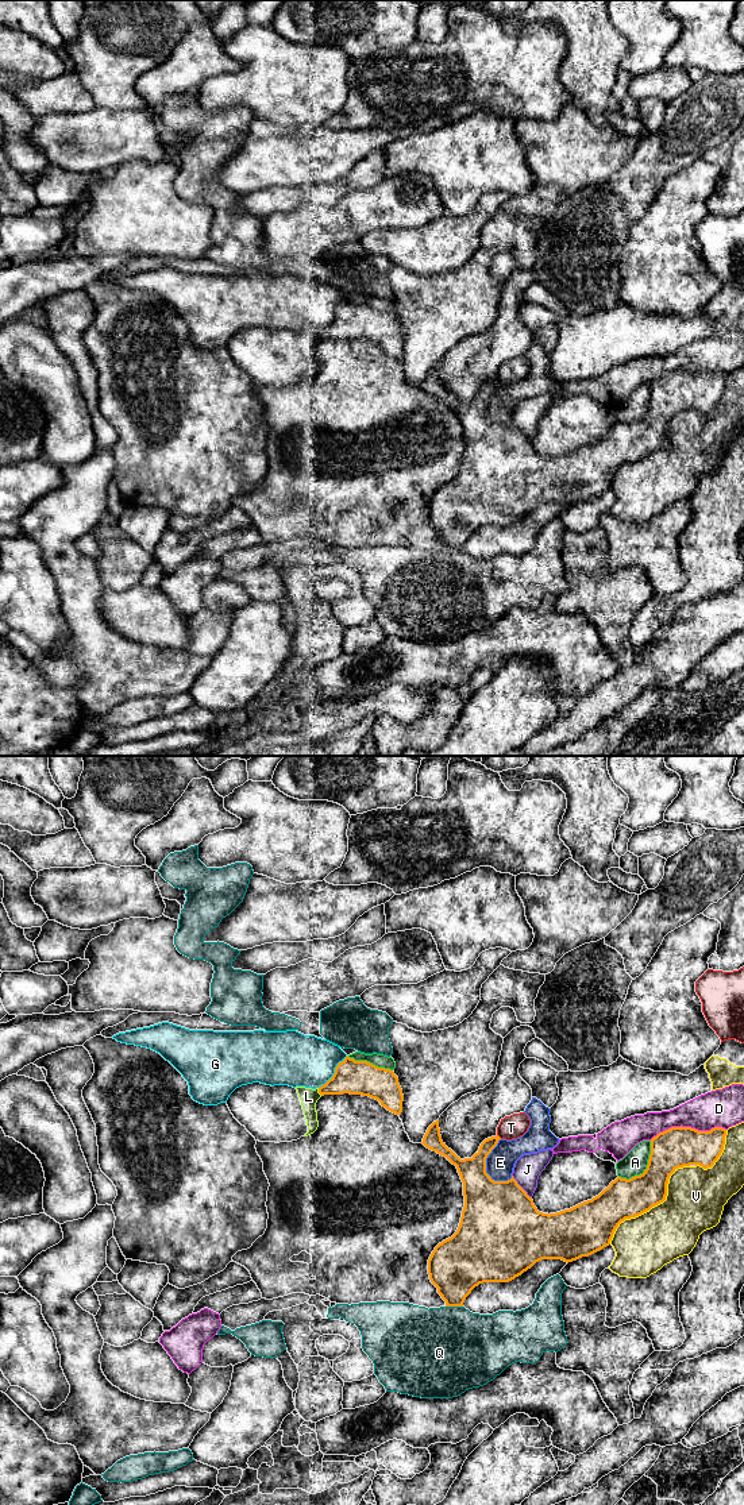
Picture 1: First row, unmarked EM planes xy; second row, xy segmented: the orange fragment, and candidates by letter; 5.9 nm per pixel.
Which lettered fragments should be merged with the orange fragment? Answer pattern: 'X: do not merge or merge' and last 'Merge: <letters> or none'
A: do not merge
D: do not merge
E: do not merge
G: do not merge
J: do not merge
L: do not merge
Q: do not merge
T: do not merge
V: do not merge
Merge: none

